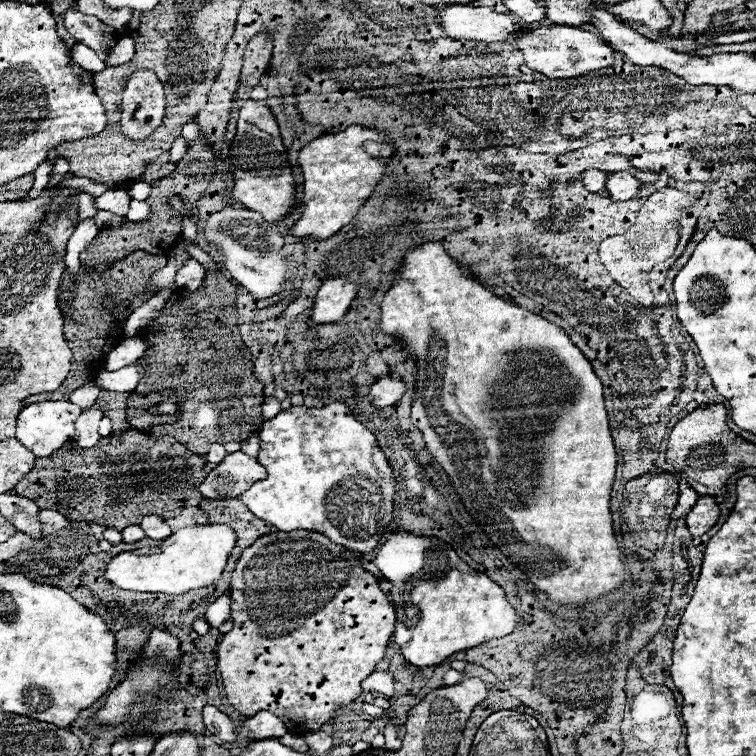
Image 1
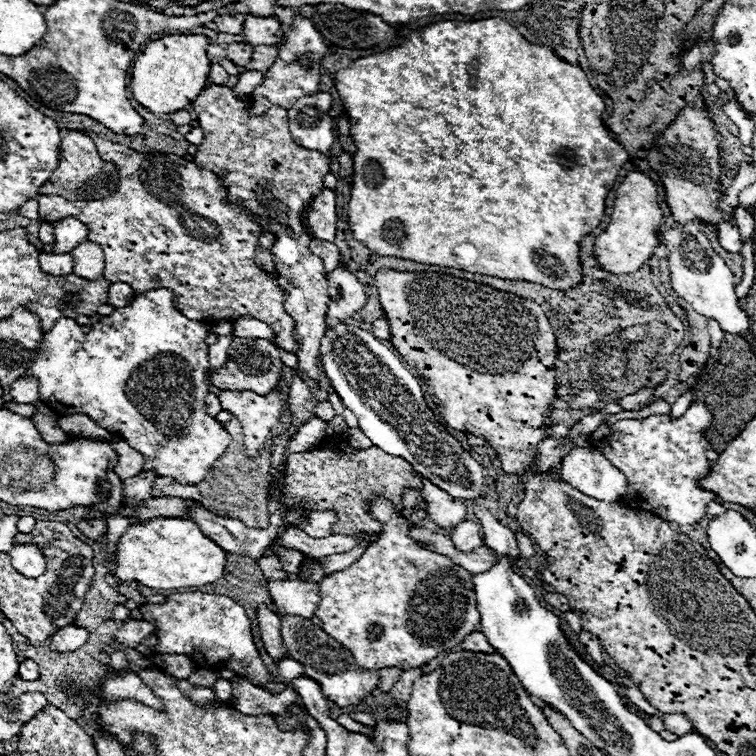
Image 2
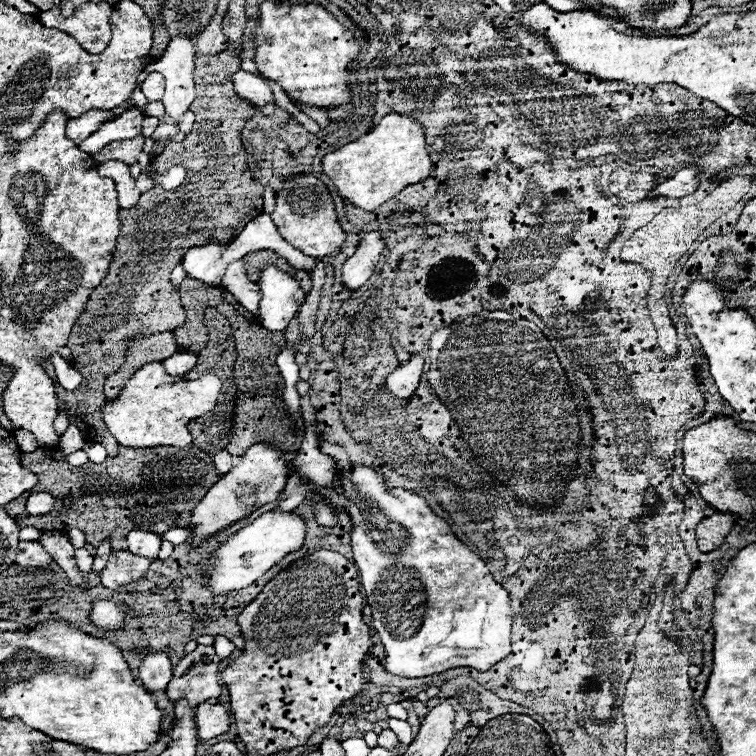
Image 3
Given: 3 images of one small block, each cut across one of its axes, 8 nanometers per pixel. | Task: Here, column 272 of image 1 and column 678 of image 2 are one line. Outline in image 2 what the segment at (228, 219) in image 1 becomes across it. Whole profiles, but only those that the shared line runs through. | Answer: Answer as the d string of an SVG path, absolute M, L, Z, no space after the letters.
M688 222L678 228L670 228L658 234L660 244L670 244L670 274L672 274L672 288L674 292L684 298L696 312L700 312L706 318L712 318L720 324L724 332L744 336L744 332L752 332L750 320L740 310L736 292L734 292L734 276L724 264L724 260L712 250L708 238L700 232L698 222Z

